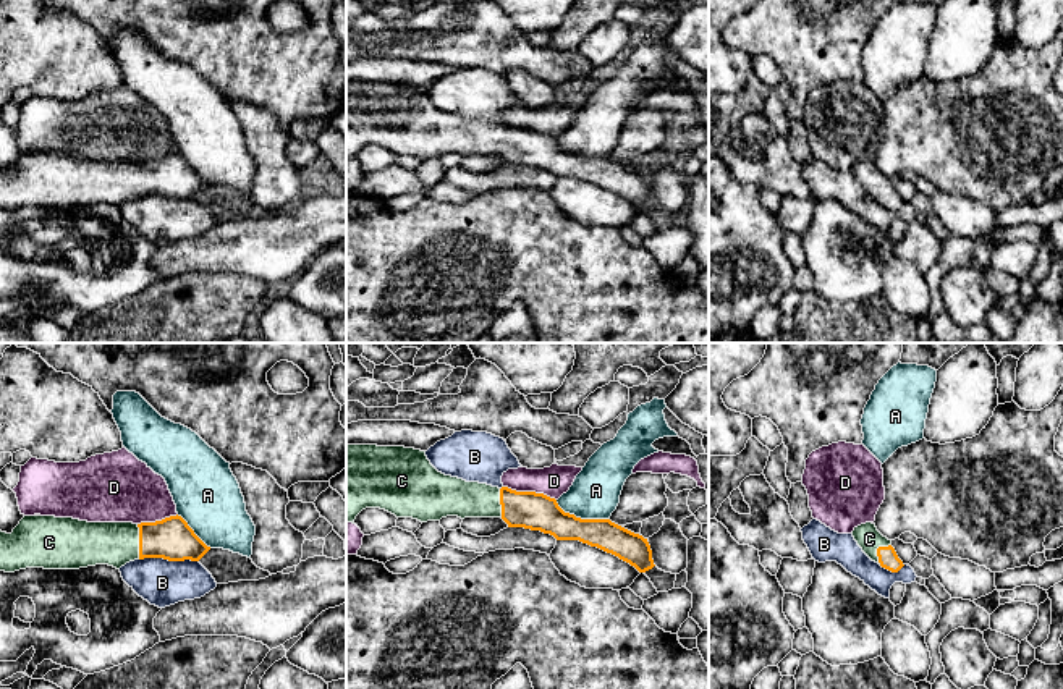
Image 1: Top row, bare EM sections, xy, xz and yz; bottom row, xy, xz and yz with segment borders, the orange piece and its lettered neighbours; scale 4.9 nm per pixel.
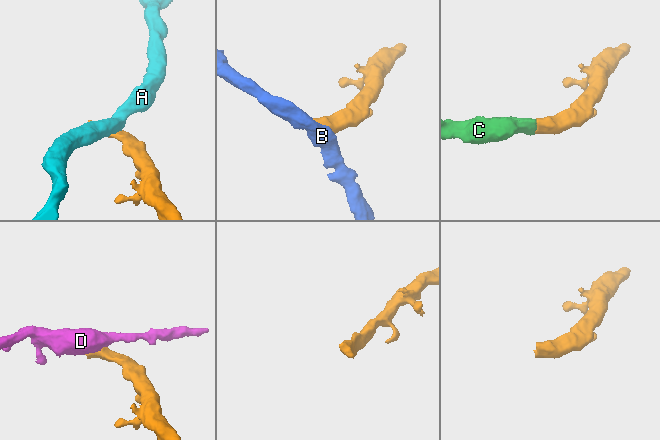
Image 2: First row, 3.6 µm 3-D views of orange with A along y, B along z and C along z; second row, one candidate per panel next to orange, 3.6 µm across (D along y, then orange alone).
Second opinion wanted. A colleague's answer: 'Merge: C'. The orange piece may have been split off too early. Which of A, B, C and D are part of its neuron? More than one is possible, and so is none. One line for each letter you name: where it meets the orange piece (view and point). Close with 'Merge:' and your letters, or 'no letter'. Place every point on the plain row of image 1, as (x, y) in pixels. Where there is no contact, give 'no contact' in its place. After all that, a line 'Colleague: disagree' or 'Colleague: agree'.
C: xy (139, 180)
Merge: C
Colleague: agree

